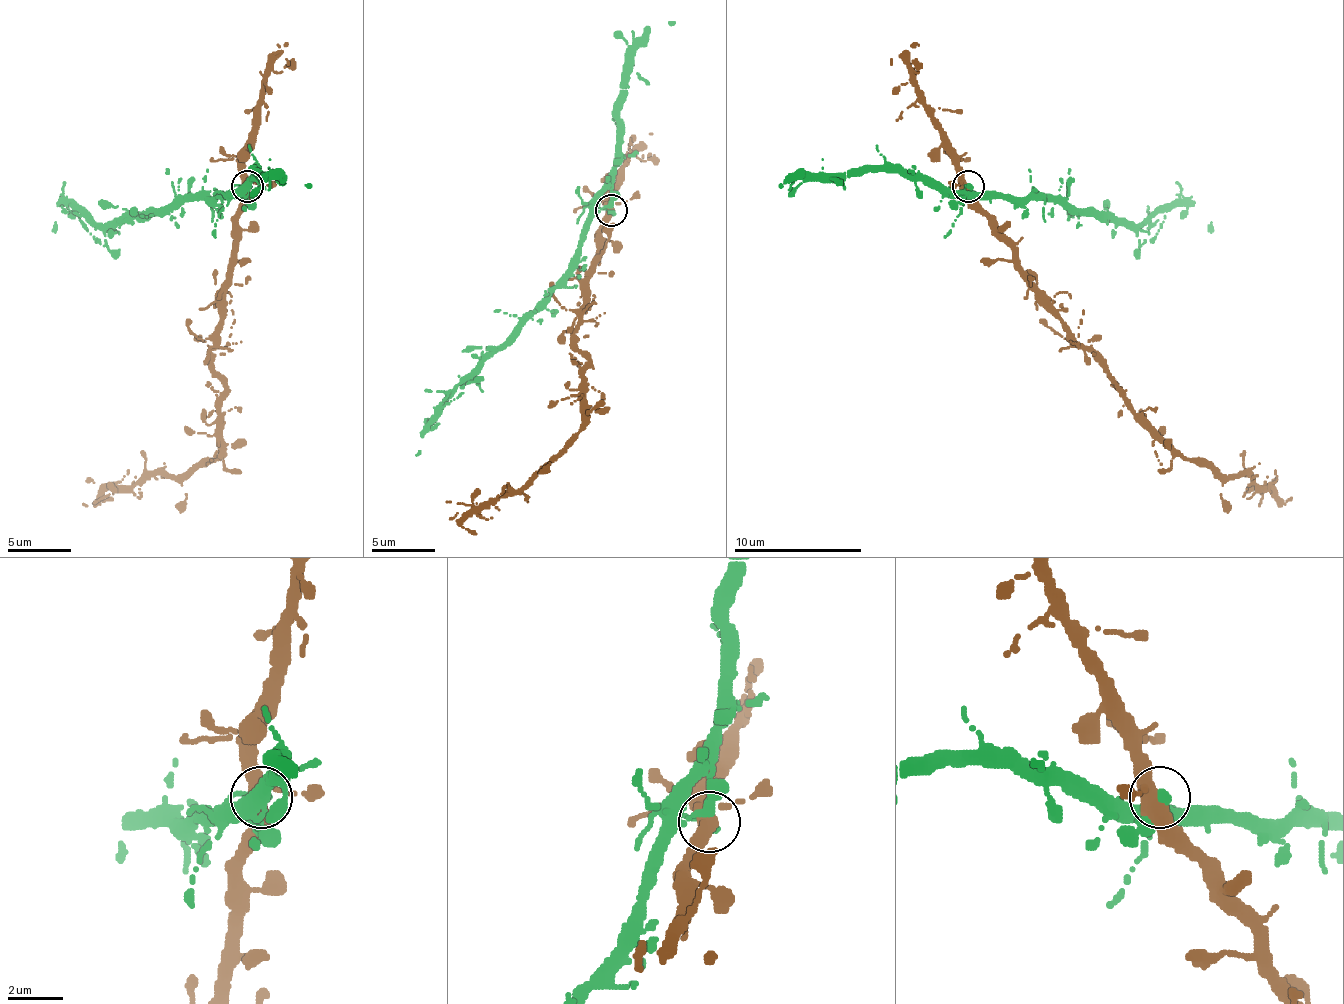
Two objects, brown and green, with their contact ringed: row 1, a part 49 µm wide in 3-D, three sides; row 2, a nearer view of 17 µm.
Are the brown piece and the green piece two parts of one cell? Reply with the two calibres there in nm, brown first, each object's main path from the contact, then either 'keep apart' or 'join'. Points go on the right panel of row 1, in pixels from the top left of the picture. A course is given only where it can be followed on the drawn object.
calibres 400 and 360 nm; course brown (965, 186), (1013, 253), (1023, 282), (1116, 384), (1119, 397), (1183, 454), (1292, 499); course green (969, 186), (965, 186), (969, 192), (1017, 198), (1065, 198), (1135, 224), (1161, 208), (1193, 205), (1212, 234); join

